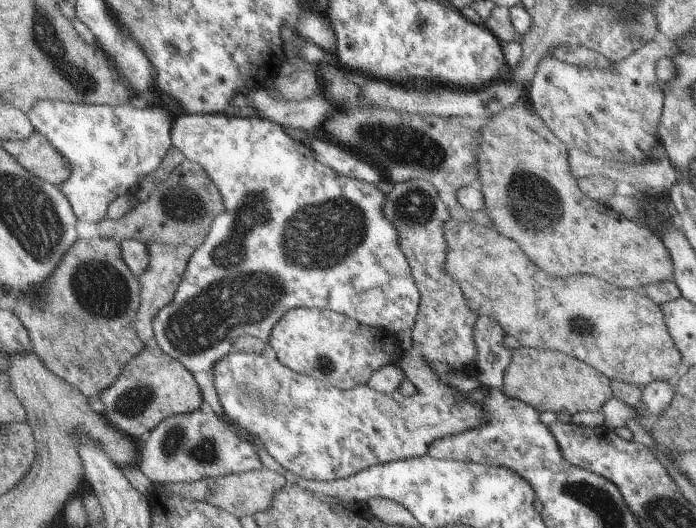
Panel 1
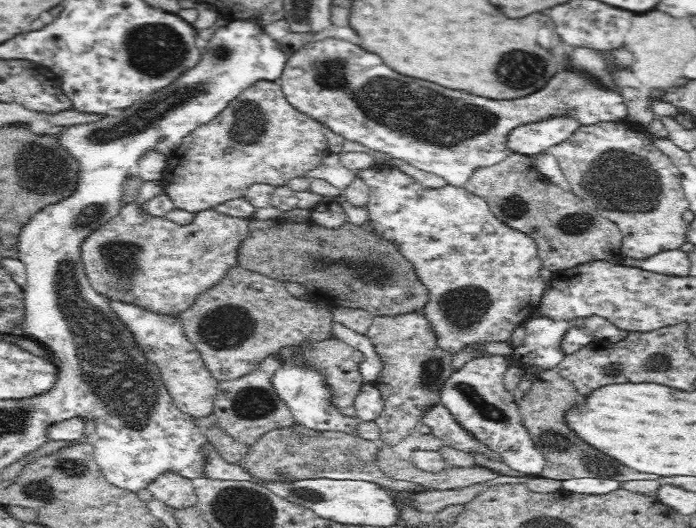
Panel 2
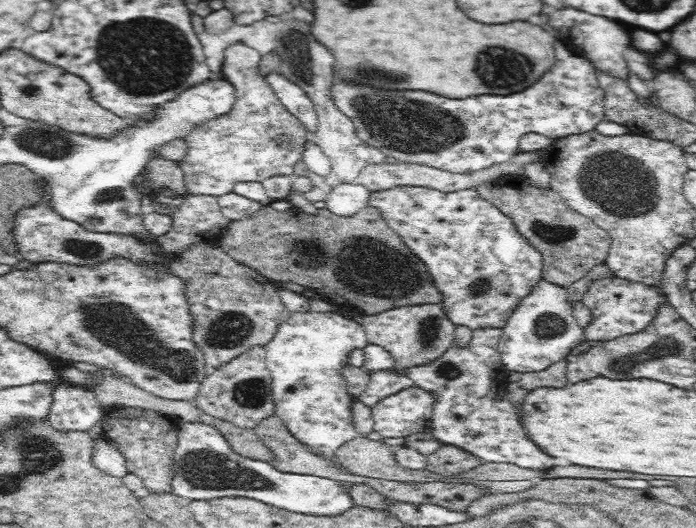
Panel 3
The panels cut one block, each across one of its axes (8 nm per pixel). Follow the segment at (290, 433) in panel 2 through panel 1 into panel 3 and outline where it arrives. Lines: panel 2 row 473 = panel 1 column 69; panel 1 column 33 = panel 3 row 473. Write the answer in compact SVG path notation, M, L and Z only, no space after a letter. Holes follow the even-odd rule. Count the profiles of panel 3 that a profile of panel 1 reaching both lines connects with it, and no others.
M274 414L267 416L265 419L259 420L256 426L253 426L254 432L262 439L262 442L272 450L276 455L276 460L271 464L282 472L291 472L292 474L309 474L310 476L319 476L320 478L328 478L334 481L362 482L370 483L372 488L375 488L380 494L390 498L400 500L400 502L409 502L410 504L437 504L443 506L450 512L463 512L467 506L477 498L477 488L472 485L472 482L458 481L448 482L438 480L432 483L419 483L414 486L401 484L398 481L382 480L376 478L364 478L355 476L354 474L340 469L336 462L330 460L320 460L314 455L307 452L306 447L303 447L298 441L291 437L291 434L283 427L281 420Z

